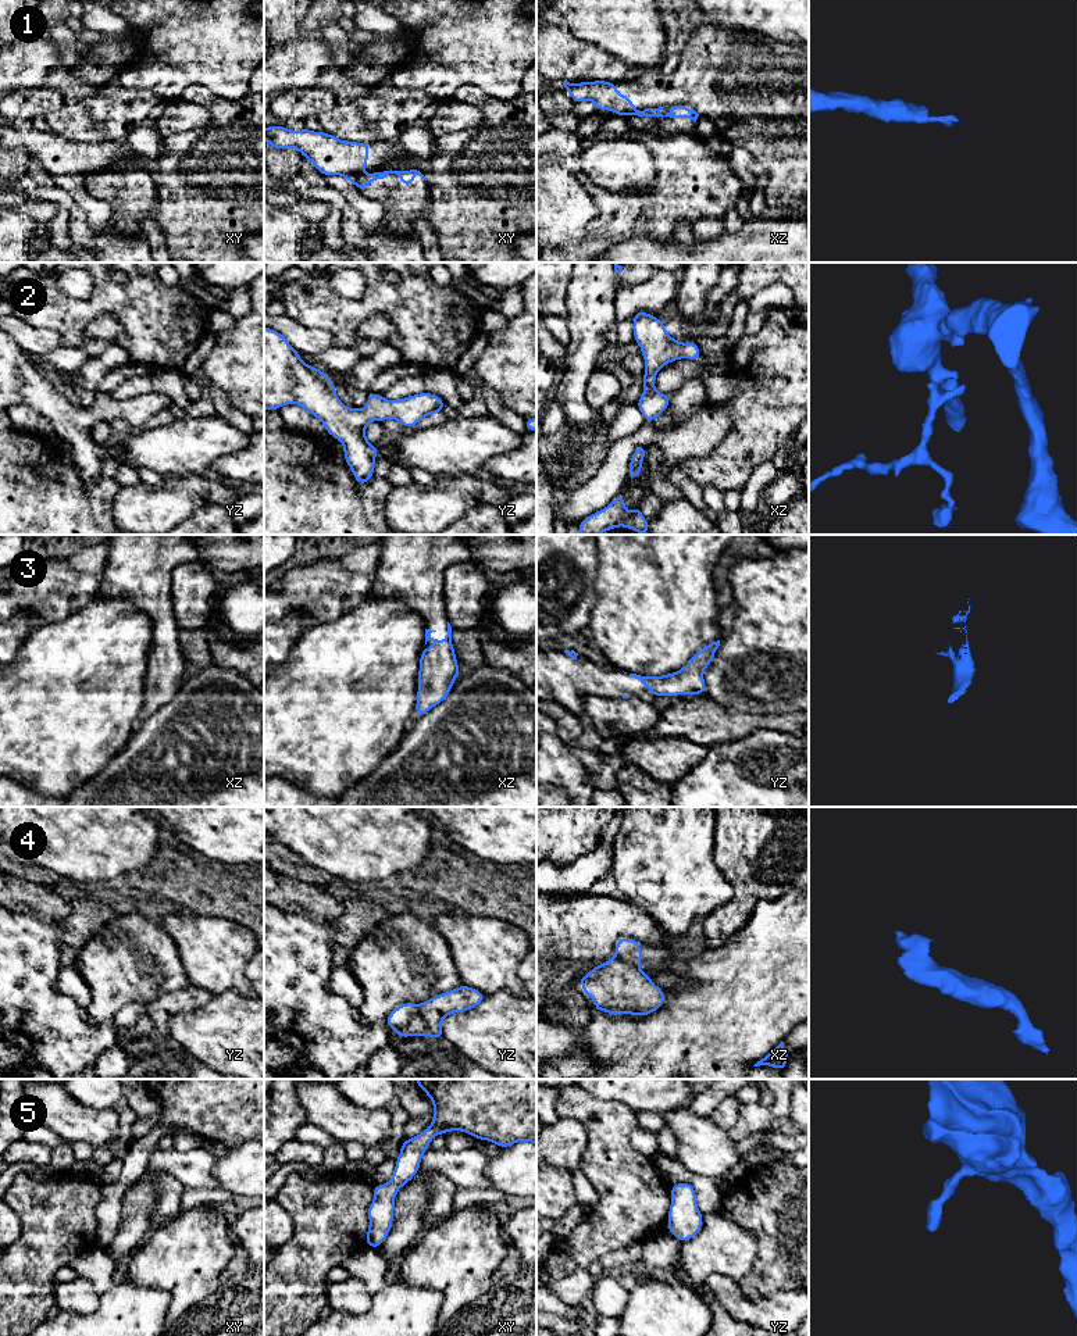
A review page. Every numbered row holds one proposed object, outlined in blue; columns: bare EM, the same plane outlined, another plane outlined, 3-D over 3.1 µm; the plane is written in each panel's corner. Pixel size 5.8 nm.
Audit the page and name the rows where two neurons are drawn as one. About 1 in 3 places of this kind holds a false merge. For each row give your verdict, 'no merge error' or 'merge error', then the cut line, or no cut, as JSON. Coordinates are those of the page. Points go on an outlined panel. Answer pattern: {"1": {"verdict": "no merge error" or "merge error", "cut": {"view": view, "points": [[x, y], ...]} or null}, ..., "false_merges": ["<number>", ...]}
{"1": {"verdict": "merge error", "cut": {"view": "xy", "points": [[363, 172], [352, 182]]}}, "2": {"verdict": "no merge error", "cut": null}, "3": {"verdict": "no merge error", "cut": null}, "4": {"verdict": "merge error", "cut": {"view": "yz", "points": [[418, 1004], [418, 1015], [425, 1029]]}}, "5": {"verdict": "no merge error", "cut": null}, "false_merges": ["1", "4"]}

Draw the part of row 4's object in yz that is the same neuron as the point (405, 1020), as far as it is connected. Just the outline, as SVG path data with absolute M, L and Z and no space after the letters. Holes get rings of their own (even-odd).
M403 1003L388 1015L385 1024L393 1029L399 1037L424 1037L425 1024L418 1014L418 1007L420 1004Z

